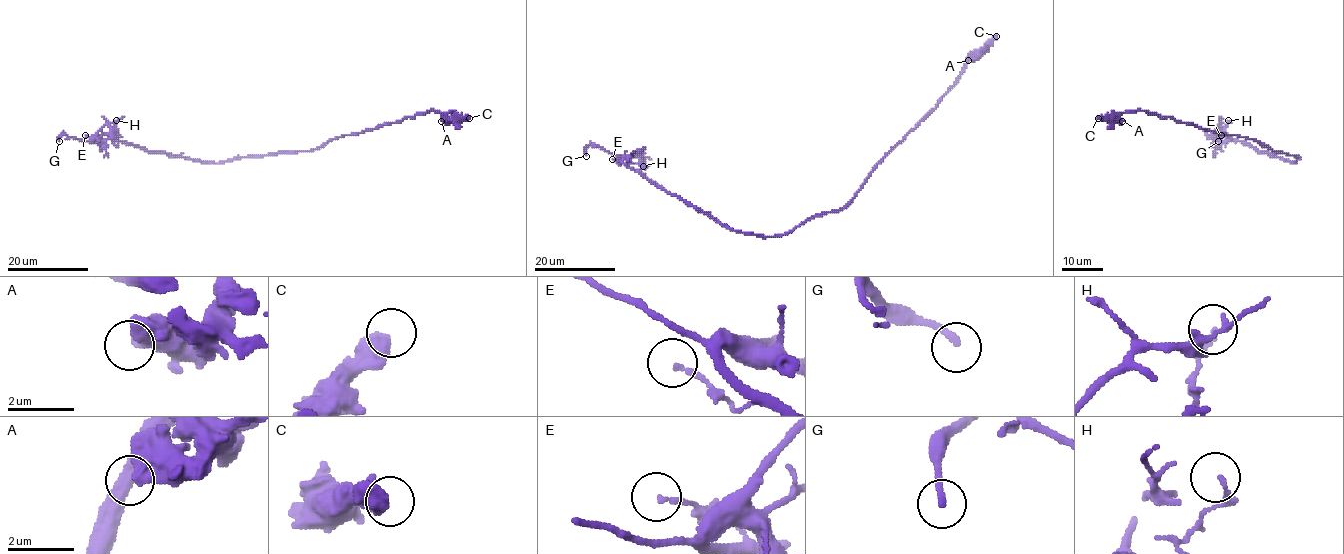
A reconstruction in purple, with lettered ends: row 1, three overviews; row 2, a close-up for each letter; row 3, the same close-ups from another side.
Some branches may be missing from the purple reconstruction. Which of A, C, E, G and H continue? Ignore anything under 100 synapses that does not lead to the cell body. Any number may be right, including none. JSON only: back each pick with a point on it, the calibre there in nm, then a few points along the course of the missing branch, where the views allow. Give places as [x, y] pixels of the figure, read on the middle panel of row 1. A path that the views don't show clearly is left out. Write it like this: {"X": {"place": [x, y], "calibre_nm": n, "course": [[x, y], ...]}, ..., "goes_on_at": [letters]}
{"G": {"place": [586, 156], "calibre_nm": 180, "course": [[586, 156], [586, 168], [593, 185], [606, 196]]}, "goes_on_at": ["G"]}

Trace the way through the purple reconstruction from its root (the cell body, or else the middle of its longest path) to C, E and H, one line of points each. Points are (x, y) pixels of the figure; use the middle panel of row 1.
C: (810, 219), (843, 209), (873, 168), (954, 83), (967, 59), (975, 51), (983, 50), (996, 36)
E: (810, 219), (785, 234), (775, 236), (733, 231), (612, 159)
H: (810, 219), (785, 234), (775, 236), (733, 231), (667, 193), (618, 159), (625, 158), (643, 166)

